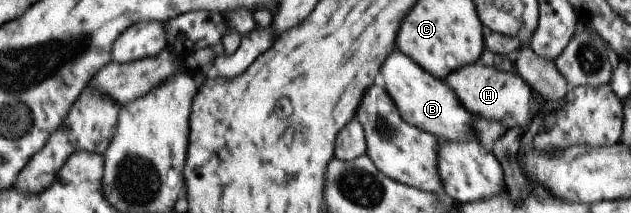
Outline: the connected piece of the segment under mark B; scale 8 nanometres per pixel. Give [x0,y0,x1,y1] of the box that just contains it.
[379,47,475,141]

